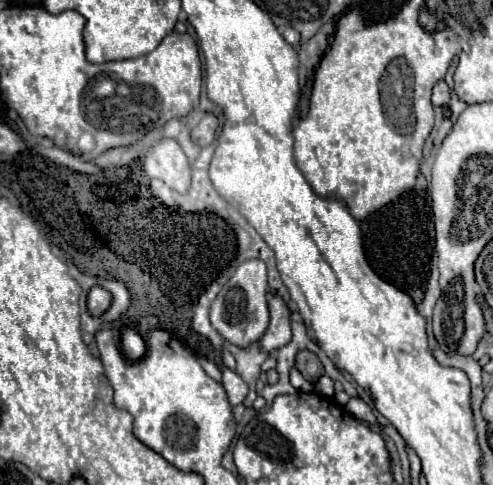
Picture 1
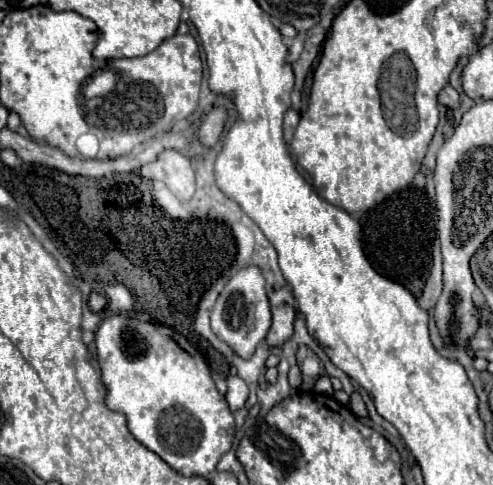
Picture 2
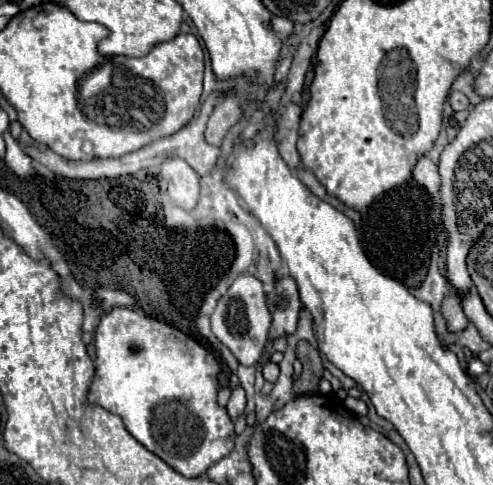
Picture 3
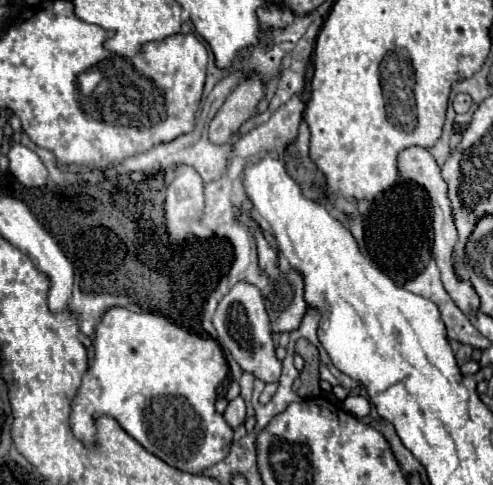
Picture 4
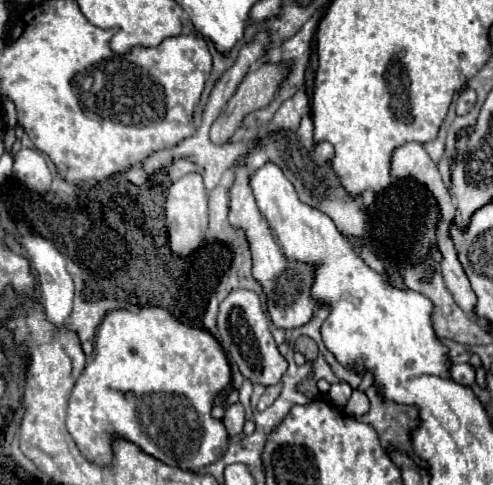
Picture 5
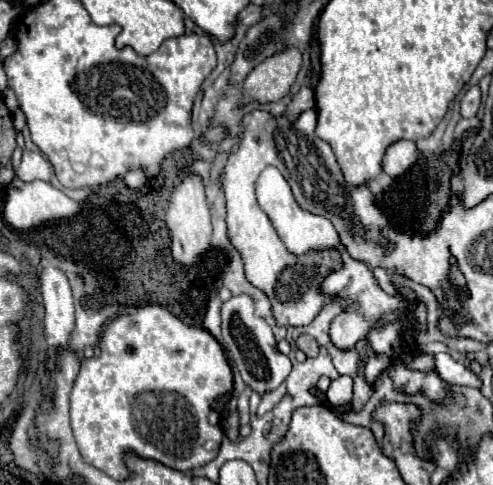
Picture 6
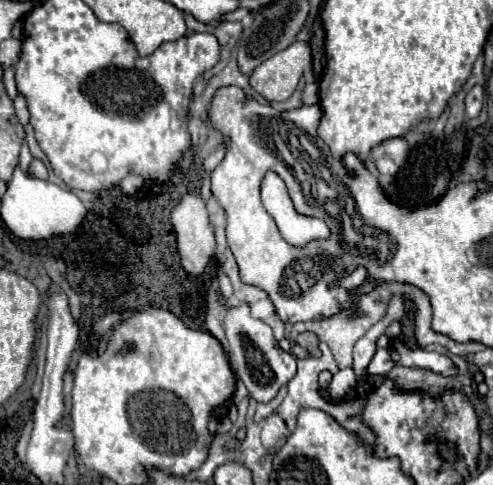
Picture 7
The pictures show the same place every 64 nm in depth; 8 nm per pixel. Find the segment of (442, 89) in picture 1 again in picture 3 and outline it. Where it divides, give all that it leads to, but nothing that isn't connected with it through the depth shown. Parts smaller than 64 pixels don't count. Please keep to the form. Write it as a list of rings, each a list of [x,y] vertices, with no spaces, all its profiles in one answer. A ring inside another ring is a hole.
[[[452,90],[452,92],[450,92],[450,104],[452,104],[452,108],[454,108],[456,112],[460,112],[460,110],[466,110],[470,102],[468,102],[468,98],[466,98],[462,92]]]

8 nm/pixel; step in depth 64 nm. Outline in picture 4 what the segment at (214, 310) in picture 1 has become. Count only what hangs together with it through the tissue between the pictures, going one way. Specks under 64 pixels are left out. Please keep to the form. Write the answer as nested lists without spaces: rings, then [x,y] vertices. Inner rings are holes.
[[[238,282],[218,304],[214,314],[214,328],[218,332],[218,342],[222,348],[226,348],[232,358],[238,362],[238,366],[244,372],[254,374],[254,378],[262,382],[278,382],[282,372],[282,362],[276,358],[276,348],[272,342],[272,328],[270,318],[264,308],[264,300],[260,296],[260,290],[252,284]]]

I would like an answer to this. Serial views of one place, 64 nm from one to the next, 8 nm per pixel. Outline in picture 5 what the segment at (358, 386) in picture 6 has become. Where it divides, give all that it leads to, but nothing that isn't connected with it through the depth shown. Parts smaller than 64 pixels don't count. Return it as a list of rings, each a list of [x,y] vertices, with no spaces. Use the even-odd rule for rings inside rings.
[[[354,390],[352,392],[352,398],[348,400],[348,404],[346,404],[346,408],[344,408],[344,412],[348,414],[348,416],[362,416],[362,414],[366,414],[368,412],[368,408],[370,408],[370,402],[368,402],[368,396],[362,392],[362,390]]]

